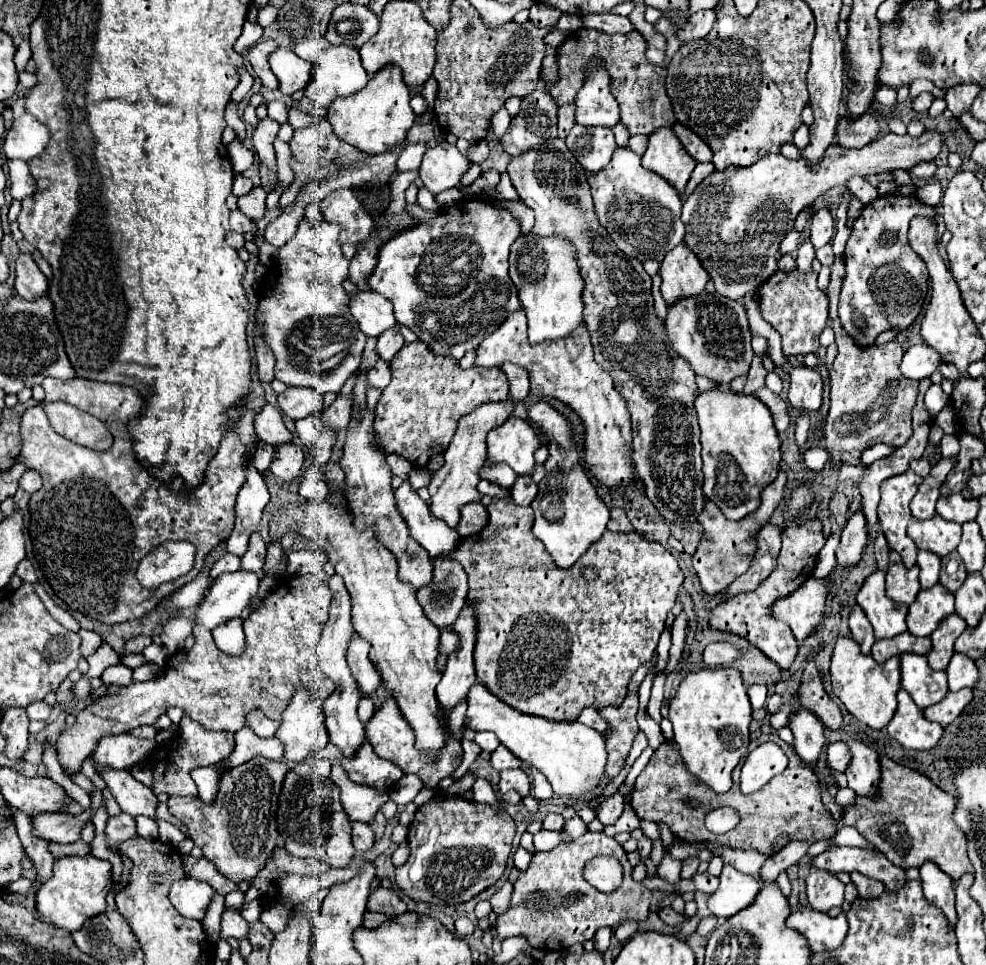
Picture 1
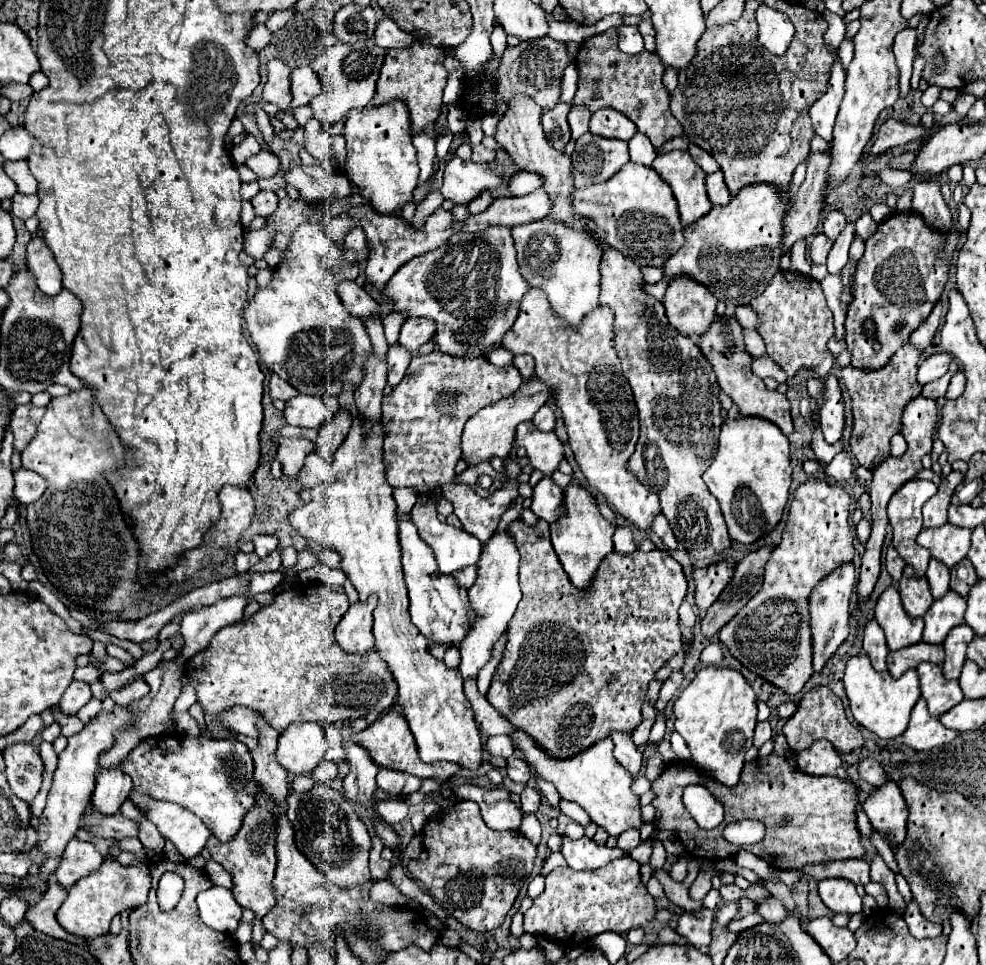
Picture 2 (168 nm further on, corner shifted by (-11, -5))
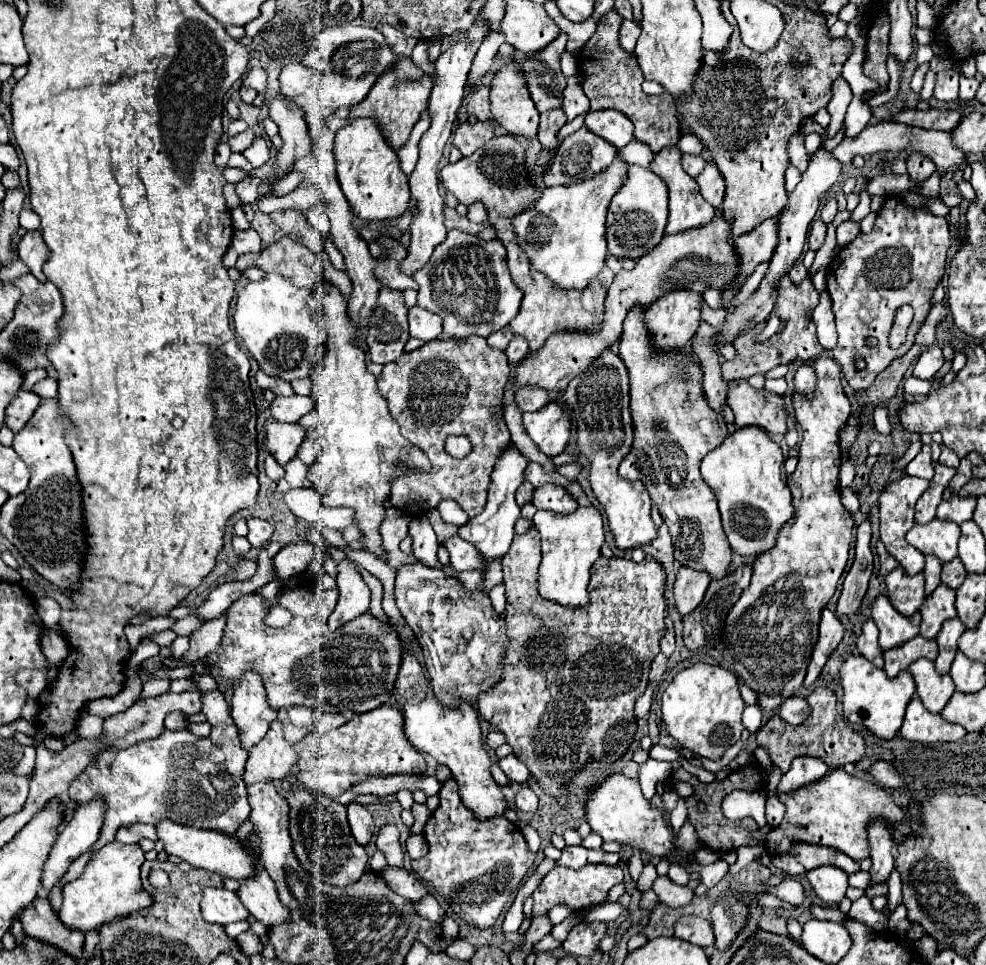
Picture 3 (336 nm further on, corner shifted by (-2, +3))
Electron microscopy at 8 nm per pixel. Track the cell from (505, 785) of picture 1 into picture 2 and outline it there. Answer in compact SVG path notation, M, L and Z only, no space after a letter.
M527 786L523 792L521 792L521 810L525 812L525 814L535 814L537 812L537 808L539 808L539 804L541 804L541 794L535 790L535 788L531 788L531 786Z

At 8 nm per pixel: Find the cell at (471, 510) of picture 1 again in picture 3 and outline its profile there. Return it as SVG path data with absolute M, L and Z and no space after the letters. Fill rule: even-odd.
M470 336L464 342L432 340L384 366L378 380L380 396L386 398L390 414L400 426L400 434L418 446L432 464L432 470L424 474L402 474L392 480L390 502L398 510L416 516L416 510L428 512L446 498L456 500L468 518L476 518L484 510L494 464L510 446L510 432L504 418L492 416L500 408L508 378L510 364L506 354L490 348L486 338L480 336ZM448 434L470 436L474 444L470 456L462 460L448 456L444 450Z

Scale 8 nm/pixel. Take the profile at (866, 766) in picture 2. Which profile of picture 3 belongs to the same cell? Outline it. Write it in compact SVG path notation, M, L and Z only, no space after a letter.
M882 760L874 762L868 772L884 788L900 788L900 786L904 786L904 780L902 778L898 780L898 772L888 762L882 762Z

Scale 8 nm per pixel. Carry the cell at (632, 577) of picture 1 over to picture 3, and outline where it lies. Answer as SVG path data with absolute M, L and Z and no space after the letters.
M530 528L522 536L514 536L512 548L502 558L508 600L504 622L510 644L504 656L502 680L478 696L478 710L496 730L506 734L516 758L530 768L544 792L558 798L564 806L568 798L562 794L562 786L574 782L574 776L584 768L590 756L596 768L598 762L618 760L632 744L636 732L634 702L646 690L650 664L660 652L660 640L666 634L666 572L654 558L634 562L630 558L600 556L592 566L588 606L566 608L558 602L548 602L554 612L550 620L534 610L534 606L542 602L538 594L540 560L540 534L536 528Z

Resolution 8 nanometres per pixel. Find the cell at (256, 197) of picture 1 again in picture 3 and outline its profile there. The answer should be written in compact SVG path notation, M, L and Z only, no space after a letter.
M248 176L248 180L242 180L240 184L236 184L236 194L244 204L254 204L256 200L260 200L260 192L258 192L260 186L262 186L260 178Z

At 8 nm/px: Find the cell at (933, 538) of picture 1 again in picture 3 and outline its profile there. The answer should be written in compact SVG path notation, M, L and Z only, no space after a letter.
M934 518L924 526L914 524L906 534L906 540L914 548L918 548L922 554L934 554L942 562L944 560L950 562L958 556L958 548L956 548L958 538L960 538L960 526L938 518Z

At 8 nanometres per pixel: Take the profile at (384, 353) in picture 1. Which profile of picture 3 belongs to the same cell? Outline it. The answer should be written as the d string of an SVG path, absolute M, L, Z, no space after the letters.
M414 306L408 310L408 324L410 324L410 336L412 338L420 338L424 342L430 342L434 338L440 336L442 332L442 320L440 316L420 308L420 306Z

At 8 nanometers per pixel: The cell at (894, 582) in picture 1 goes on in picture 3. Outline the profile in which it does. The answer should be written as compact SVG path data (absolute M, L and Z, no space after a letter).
M898 566L886 576L886 586L888 586L888 598L892 606L904 616L912 616L924 602L926 594L924 594L922 572L916 576L908 576L904 568Z

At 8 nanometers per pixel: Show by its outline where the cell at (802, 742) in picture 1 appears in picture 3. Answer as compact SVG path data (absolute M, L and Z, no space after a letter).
M798 756L792 760L790 770L782 776L782 780L778 784L778 792L792 792L796 788L808 786L808 784L816 782L818 778L822 778L828 770L830 770L828 764L820 758Z

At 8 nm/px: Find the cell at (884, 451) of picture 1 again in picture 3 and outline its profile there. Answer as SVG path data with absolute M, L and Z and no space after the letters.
M878 406L878 408L874 410L874 422L876 422L876 430L878 430L880 434L890 436L892 426L890 426L890 420L888 420L888 408L886 408L886 406Z

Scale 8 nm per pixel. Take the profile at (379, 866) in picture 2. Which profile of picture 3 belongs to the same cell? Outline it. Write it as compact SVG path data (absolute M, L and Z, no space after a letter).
M386 866L384 870L378 872L378 876L388 884L388 888L392 888L392 892L404 896L410 902L420 900L422 896L428 894L426 886L408 870L404 868L396 868L396 866Z

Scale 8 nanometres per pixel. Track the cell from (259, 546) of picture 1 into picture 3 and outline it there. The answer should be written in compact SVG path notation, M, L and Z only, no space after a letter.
M250 518L248 528L250 528L250 532L248 532L246 538L254 548L264 548L274 534L272 524L266 522L266 520L260 520L260 518Z

